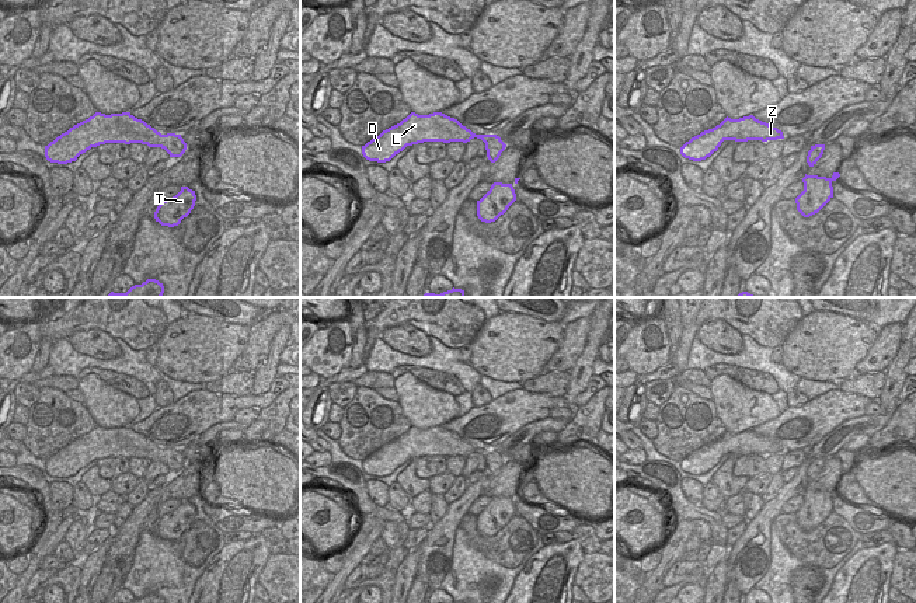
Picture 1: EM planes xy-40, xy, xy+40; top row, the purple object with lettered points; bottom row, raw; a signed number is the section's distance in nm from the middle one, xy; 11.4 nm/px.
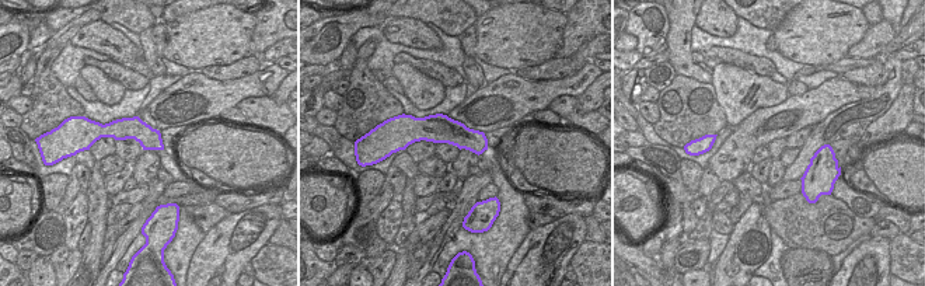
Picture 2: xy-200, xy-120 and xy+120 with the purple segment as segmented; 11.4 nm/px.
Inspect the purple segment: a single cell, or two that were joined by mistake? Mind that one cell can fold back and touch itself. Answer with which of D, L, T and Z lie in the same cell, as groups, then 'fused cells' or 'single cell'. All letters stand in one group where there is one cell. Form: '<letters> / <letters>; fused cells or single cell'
D L T Z; single cell

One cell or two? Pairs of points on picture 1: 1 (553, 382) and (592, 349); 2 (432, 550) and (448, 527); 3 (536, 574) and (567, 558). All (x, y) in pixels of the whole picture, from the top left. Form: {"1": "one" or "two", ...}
{"1": "two", "2": "one", "3": "one"}

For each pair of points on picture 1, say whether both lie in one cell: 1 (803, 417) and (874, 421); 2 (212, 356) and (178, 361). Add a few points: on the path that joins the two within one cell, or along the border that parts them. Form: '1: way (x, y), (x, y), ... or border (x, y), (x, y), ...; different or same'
1: border (864, 414), (842, 421), (821, 439); different
2: way (204, 356), (187, 356); same

